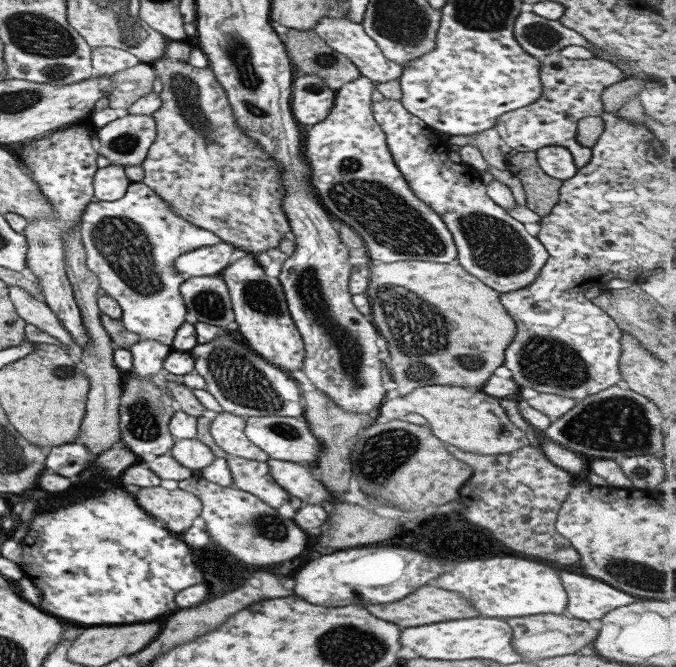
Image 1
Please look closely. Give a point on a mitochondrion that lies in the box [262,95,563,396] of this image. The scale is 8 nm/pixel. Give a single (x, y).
(383, 215)

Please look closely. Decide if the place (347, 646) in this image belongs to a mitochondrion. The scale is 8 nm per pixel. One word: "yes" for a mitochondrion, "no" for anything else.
yes

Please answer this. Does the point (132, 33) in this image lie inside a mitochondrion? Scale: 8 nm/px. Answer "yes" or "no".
yes

